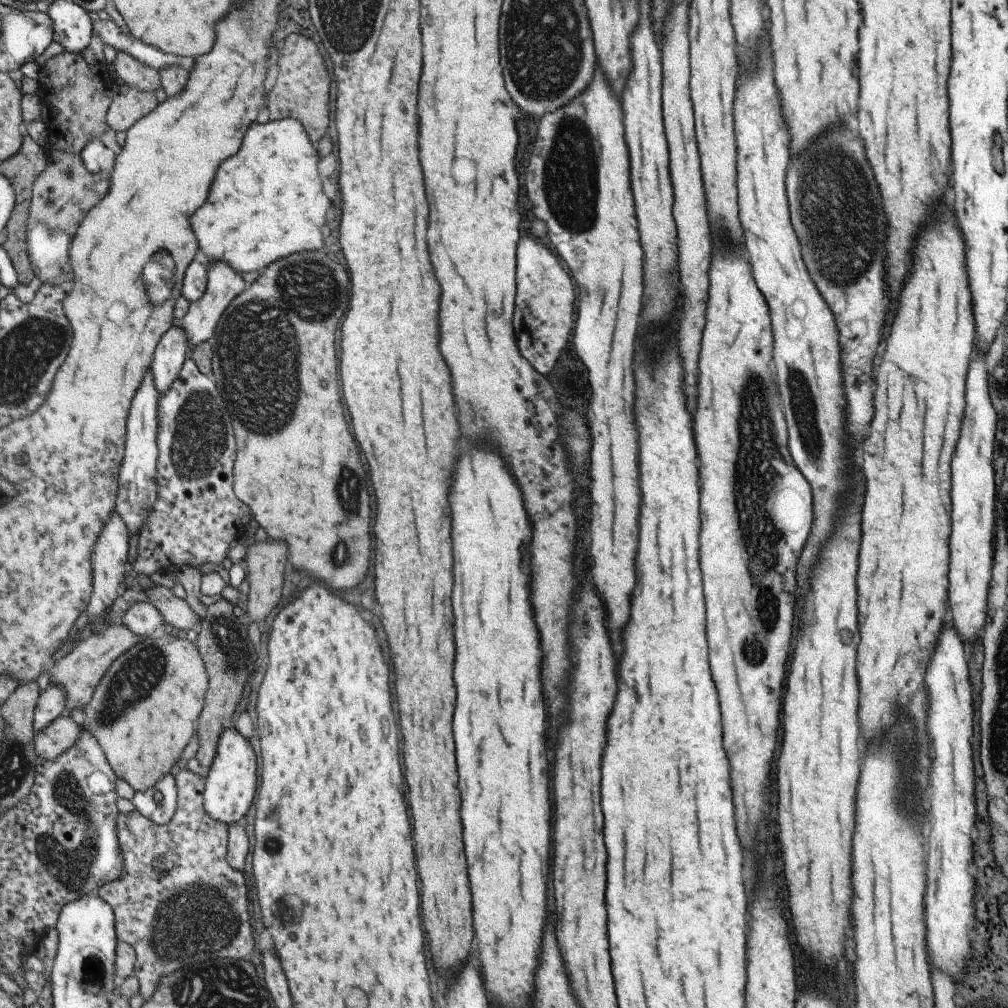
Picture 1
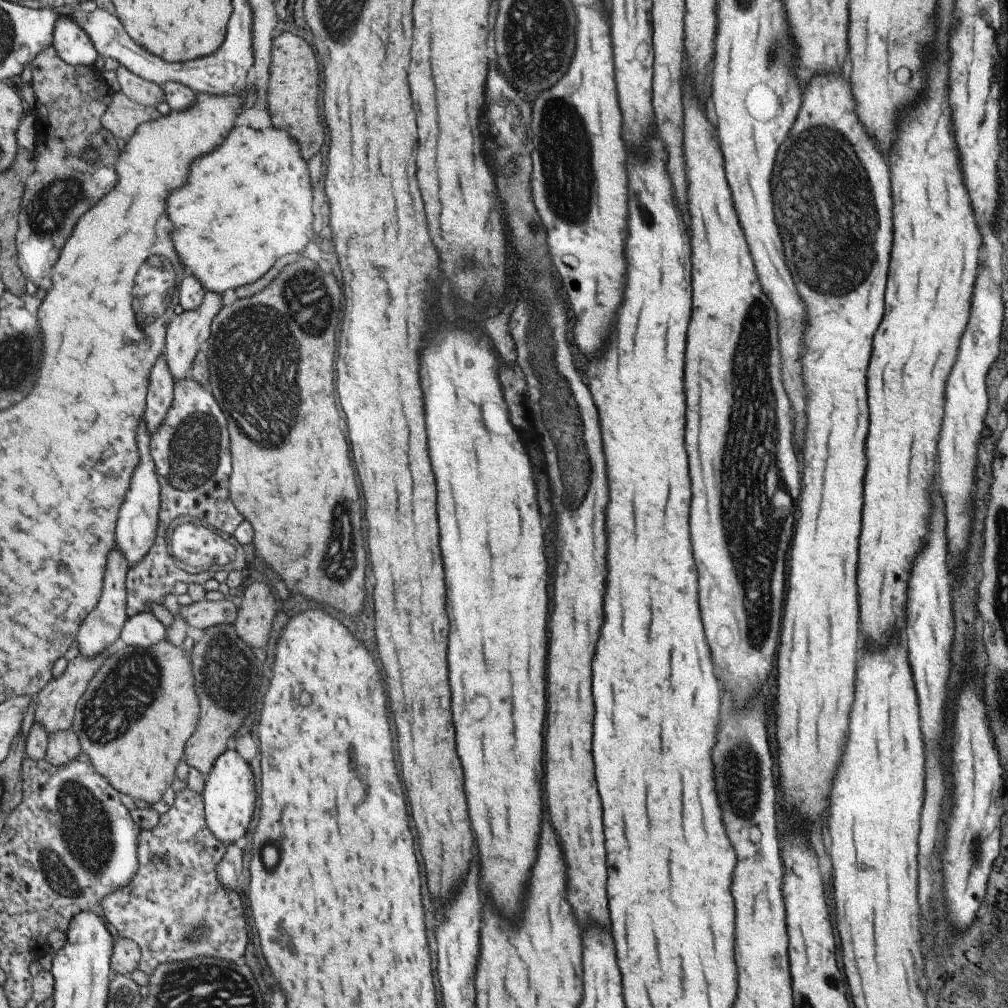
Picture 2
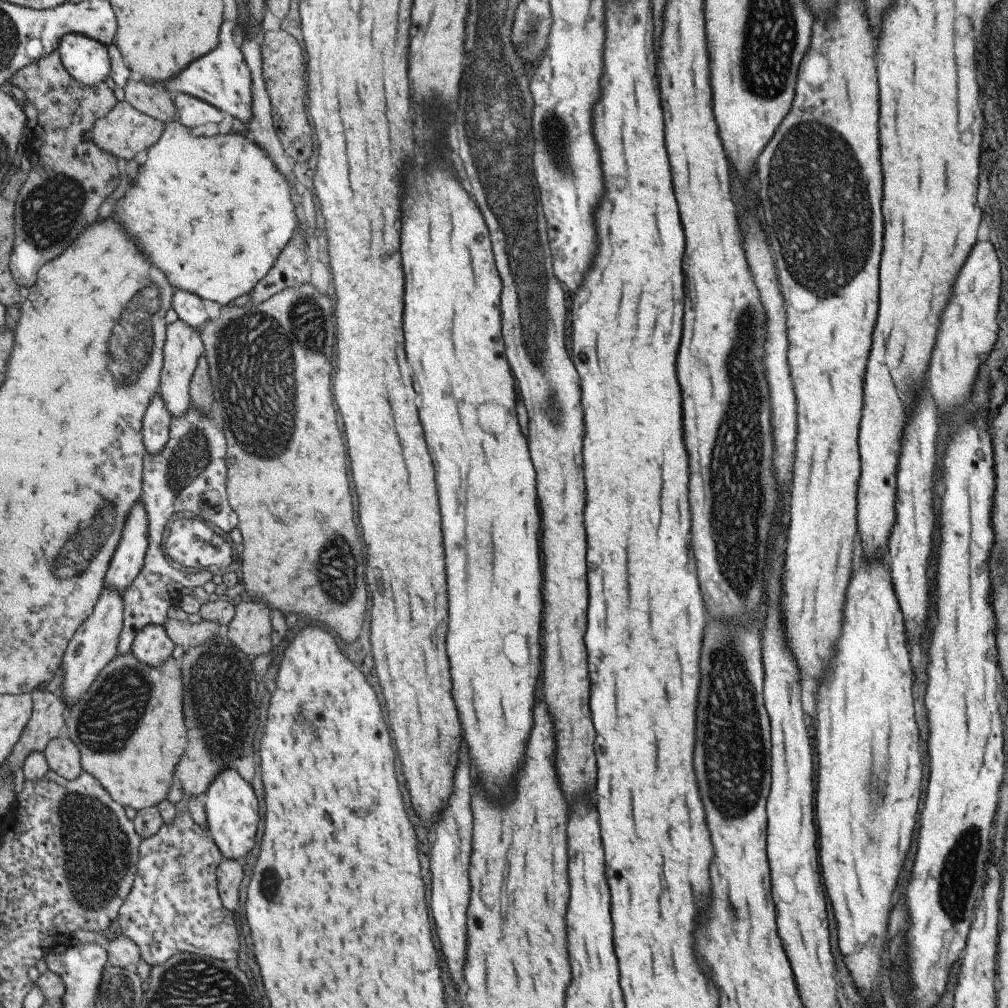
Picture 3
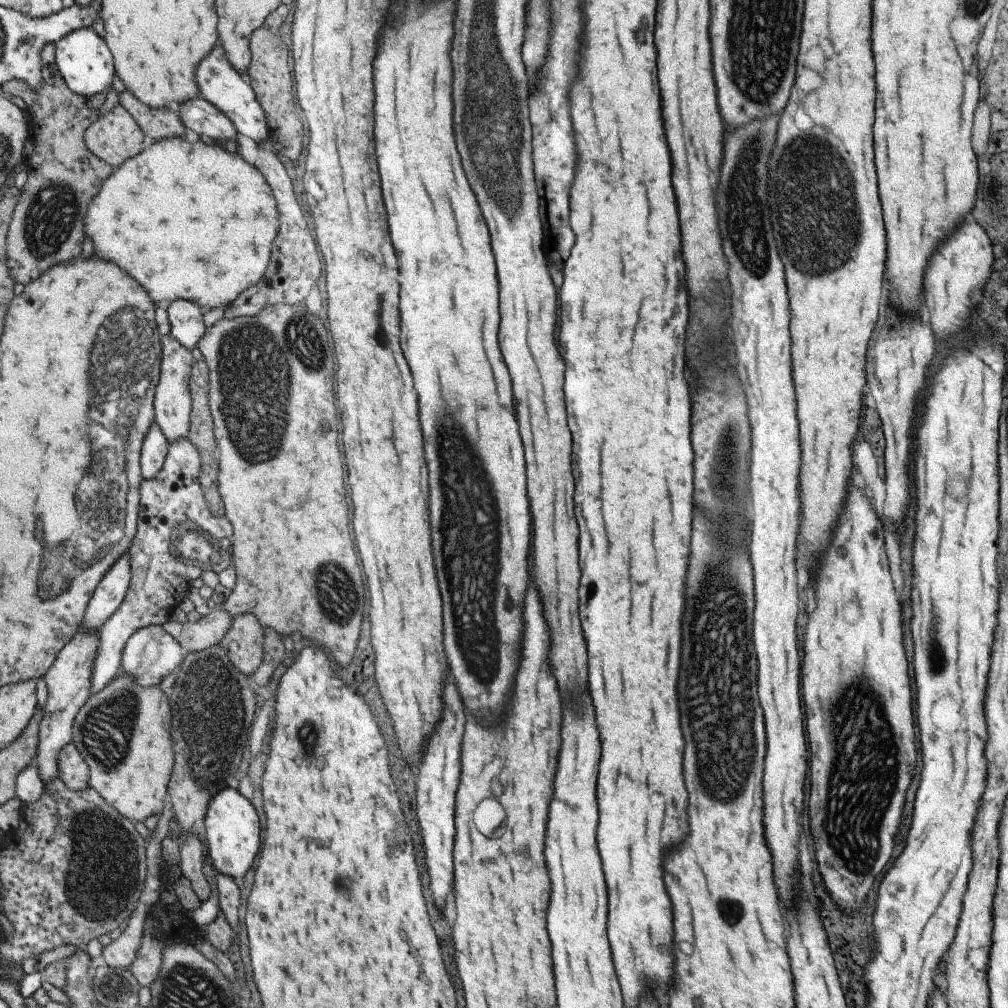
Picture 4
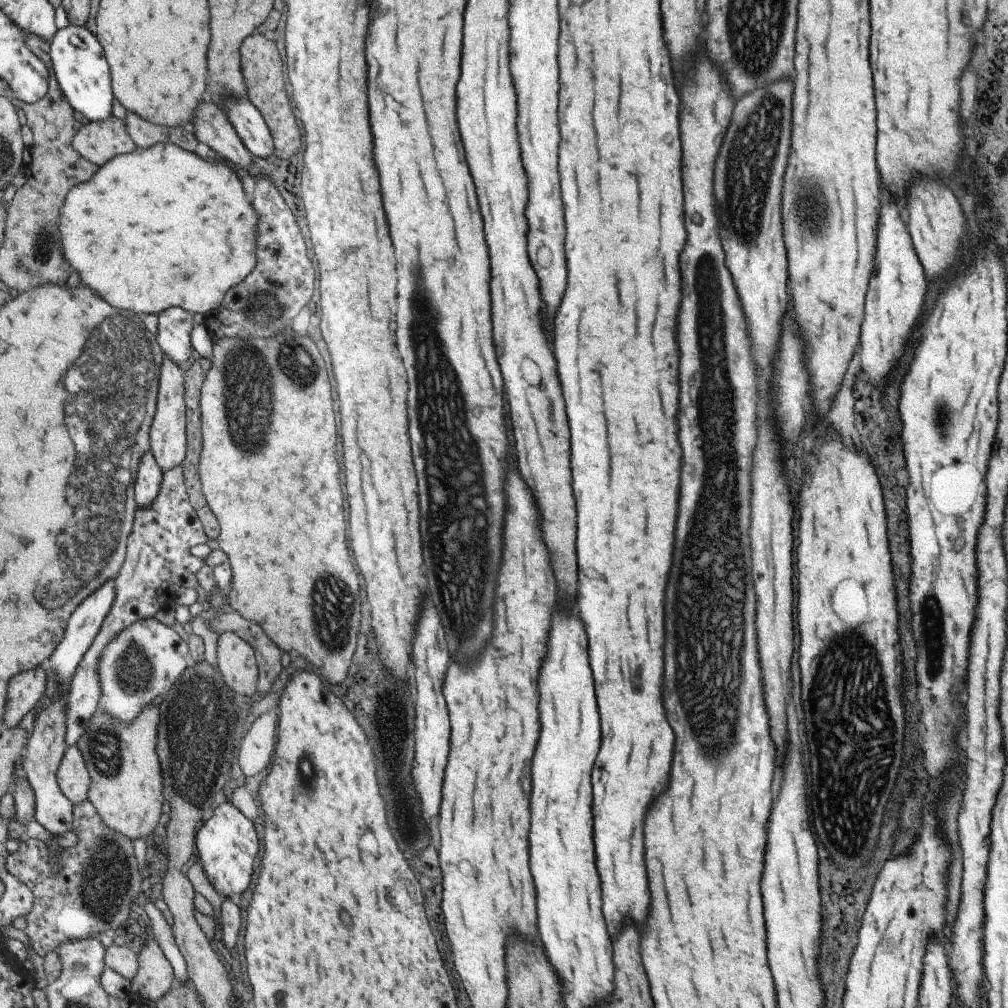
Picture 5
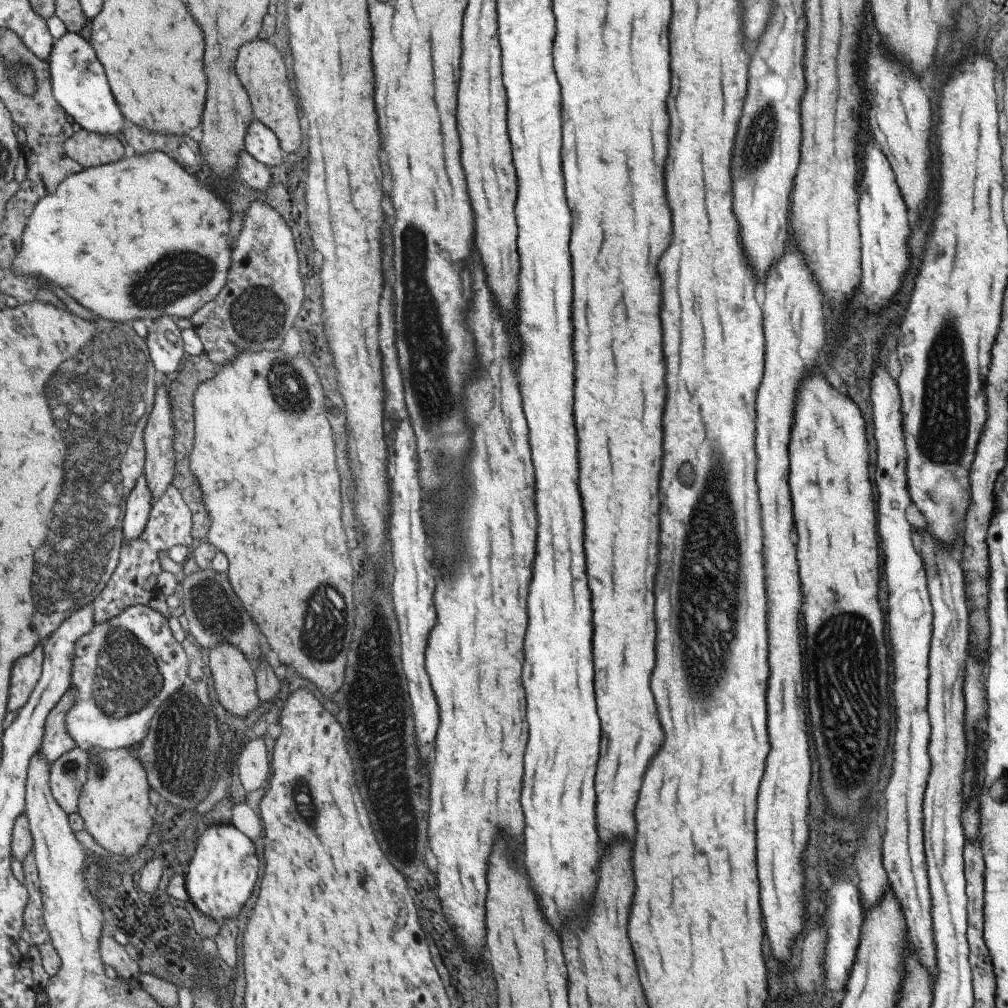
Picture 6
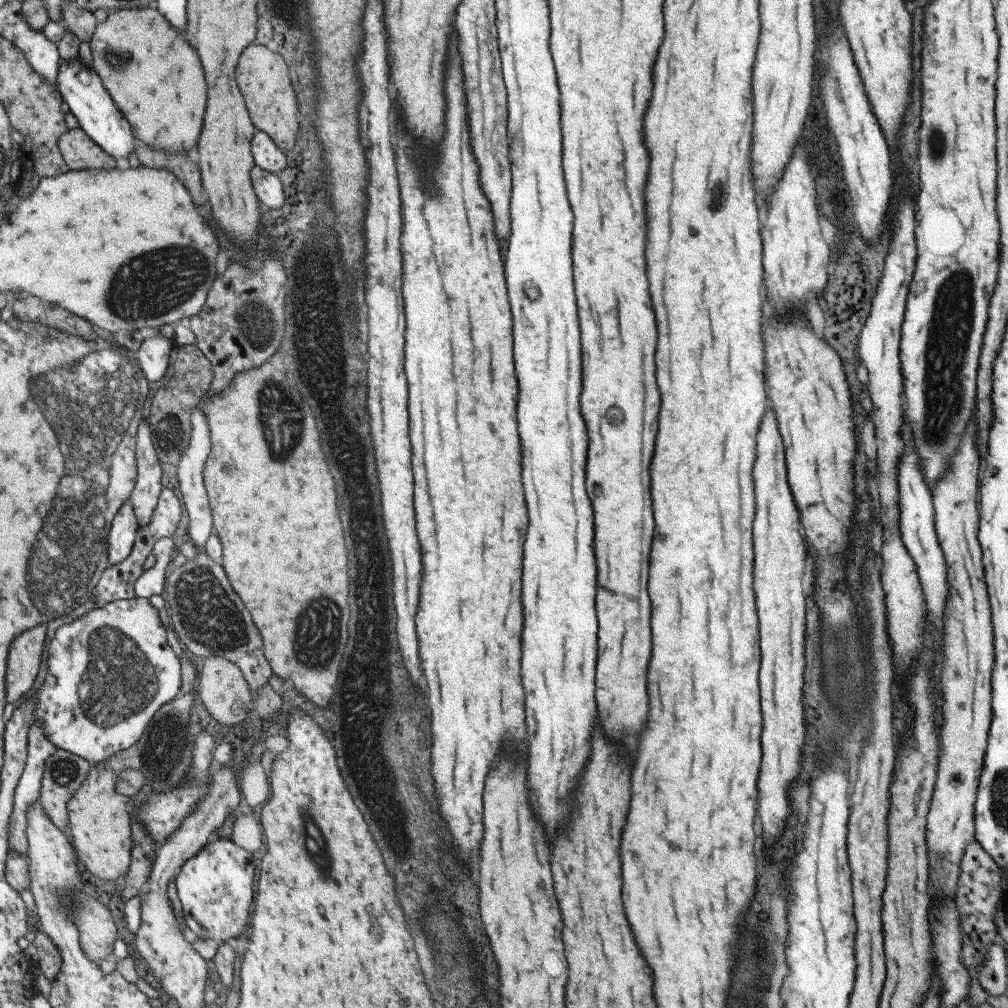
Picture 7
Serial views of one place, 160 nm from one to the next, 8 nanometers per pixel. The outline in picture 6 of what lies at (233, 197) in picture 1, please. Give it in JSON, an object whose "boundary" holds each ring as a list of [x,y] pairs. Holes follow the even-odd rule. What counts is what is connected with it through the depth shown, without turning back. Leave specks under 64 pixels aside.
{"boundary":[[[165,152],[135,154],[114,163],[89,167],[80,173],[68,176],[60,184],[57,192],[42,198],[28,220],[22,251],[13,261],[11,270],[19,276],[41,277],[52,284],[53,282],[59,284],[59,287],[63,286],[85,308],[89,308],[95,314],[99,314],[101,318],[107,318],[113,322],[128,324],[131,323],[131,320],[141,319],[149,324],[165,315],[191,320],[192,316],[197,314],[204,304],[209,303],[218,295],[218,292],[225,286],[226,280],[229,279],[233,248],[227,246],[227,232],[229,232],[229,206],[213,190],[209,190],[204,181],[199,180],[199,176],[187,172],[177,160],[173,160]]]}

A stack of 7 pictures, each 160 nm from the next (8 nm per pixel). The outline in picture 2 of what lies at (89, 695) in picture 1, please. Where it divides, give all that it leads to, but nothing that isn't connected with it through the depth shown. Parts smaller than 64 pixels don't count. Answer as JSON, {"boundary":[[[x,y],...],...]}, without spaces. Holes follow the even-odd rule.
{"boundary":[[[80,654],[69,662],[64,673],[58,678],[53,678],[50,684],[47,684],[47,687],[36,695],[34,722],[43,724],[43,728],[50,735],[55,732],[71,730],[79,700],[82,700],[82,697],[86,695],[87,688],[91,685],[91,680],[94,680],[95,672],[98,672],[99,668],[103,667],[105,656],[107,654],[99,654],[99,656],[93,656],[93,658],[87,658],[87,656]]]}

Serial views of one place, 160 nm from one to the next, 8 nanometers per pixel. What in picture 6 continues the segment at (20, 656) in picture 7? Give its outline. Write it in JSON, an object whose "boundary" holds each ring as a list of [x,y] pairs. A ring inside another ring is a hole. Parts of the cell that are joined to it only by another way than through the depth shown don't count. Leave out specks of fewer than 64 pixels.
{"boundary":[[[44,644],[39,645],[29,656],[15,664],[15,676],[11,680],[9,711],[18,712],[26,706],[34,694],[37,683],[42,678],[43,663],[46,658]]]}

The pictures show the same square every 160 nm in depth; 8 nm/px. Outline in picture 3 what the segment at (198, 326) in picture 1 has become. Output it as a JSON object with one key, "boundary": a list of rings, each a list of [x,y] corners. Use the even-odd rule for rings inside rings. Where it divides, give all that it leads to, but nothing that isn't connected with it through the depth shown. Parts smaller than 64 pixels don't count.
{"boundary":[[[178,318],[174,323],[169,324],[166,335],[162,389],[160,392],[167,403],[167,408],[170,408],[172,416],[180,417],[188,413],[191,406],[193,406],[190,384],[194,379],[195,371],[198,370],[199,361],[203,358],[204,344],[202,331]]]}

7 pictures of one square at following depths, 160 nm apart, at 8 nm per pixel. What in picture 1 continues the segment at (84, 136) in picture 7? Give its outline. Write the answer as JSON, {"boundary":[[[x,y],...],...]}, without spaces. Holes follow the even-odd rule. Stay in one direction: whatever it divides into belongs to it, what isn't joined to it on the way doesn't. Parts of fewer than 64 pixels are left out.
{"boundary":[[[125,84],[111,104],[107,122],[115,131],[129,131],[143,116],[157,110],[160,103],[155,92],[139,92]]]}

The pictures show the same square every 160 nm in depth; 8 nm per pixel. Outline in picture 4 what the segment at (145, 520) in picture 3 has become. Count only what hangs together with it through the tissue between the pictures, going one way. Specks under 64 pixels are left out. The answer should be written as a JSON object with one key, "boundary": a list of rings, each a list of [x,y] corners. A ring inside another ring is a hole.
{"boundary":[[[130,550],[111,567],[90,600],[82,624],[86,631],[99,631],[127,596],[132,579]]]}

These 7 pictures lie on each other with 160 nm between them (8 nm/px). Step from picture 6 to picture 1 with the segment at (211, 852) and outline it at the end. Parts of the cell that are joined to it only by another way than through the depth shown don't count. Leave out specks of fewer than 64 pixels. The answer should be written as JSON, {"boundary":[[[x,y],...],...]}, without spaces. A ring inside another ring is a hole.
{"boundary":[[[229,725],[222,734],[219,734],[218,752],[213,762],[207,768],[206,790],[203,791],[203,804],[211,817],[223,824],[237,822],[251,806],[253,792],[257,788],[255,778],[255,756],[251,752],[251,746],[239,731]]]}

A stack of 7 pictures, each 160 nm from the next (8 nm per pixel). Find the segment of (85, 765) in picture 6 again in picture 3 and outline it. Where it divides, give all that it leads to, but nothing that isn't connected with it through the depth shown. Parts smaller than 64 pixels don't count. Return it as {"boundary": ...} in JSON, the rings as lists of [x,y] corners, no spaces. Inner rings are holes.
{"boundary":[[[69,735],[54,738],[45,750],[50,768],[66,779],[78,779],[84,772],[82,752]]]}

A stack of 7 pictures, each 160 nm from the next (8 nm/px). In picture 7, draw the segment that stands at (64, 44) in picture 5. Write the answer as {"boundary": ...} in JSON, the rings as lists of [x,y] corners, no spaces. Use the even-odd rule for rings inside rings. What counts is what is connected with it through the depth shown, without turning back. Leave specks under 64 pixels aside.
{"boundary":[[[80,57],[62,59],[61,71],[58,74],[58,88],[69,111],[75,116],[79,126],[110,155],[117,158],[127,158],[136,154],[138,147],[132,124],[123,116],[123,111],[117,108],[117,103],[107,90],[102,77],[93,65],[85,65]]]}

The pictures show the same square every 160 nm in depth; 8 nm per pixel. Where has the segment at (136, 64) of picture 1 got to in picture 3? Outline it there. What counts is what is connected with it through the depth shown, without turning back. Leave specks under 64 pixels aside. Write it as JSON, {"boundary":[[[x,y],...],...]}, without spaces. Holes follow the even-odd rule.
{"boundary":[[[132,75],[123,87],[125,100],[139,112],[169,124],[177,118],[178,108],[169,89]]]}

